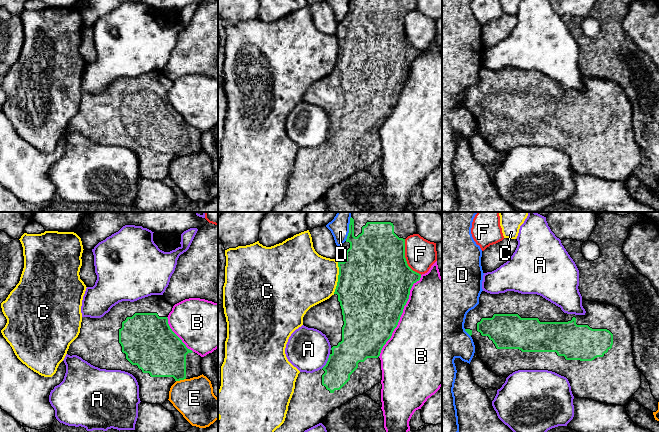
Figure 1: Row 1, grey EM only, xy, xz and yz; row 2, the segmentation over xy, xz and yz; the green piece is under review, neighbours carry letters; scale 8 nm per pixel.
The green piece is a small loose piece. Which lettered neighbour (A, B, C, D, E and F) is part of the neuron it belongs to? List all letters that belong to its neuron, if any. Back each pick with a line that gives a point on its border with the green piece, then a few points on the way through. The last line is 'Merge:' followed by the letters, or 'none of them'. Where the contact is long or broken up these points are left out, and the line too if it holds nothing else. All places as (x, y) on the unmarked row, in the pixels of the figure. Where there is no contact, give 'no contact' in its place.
Merge: none of them

